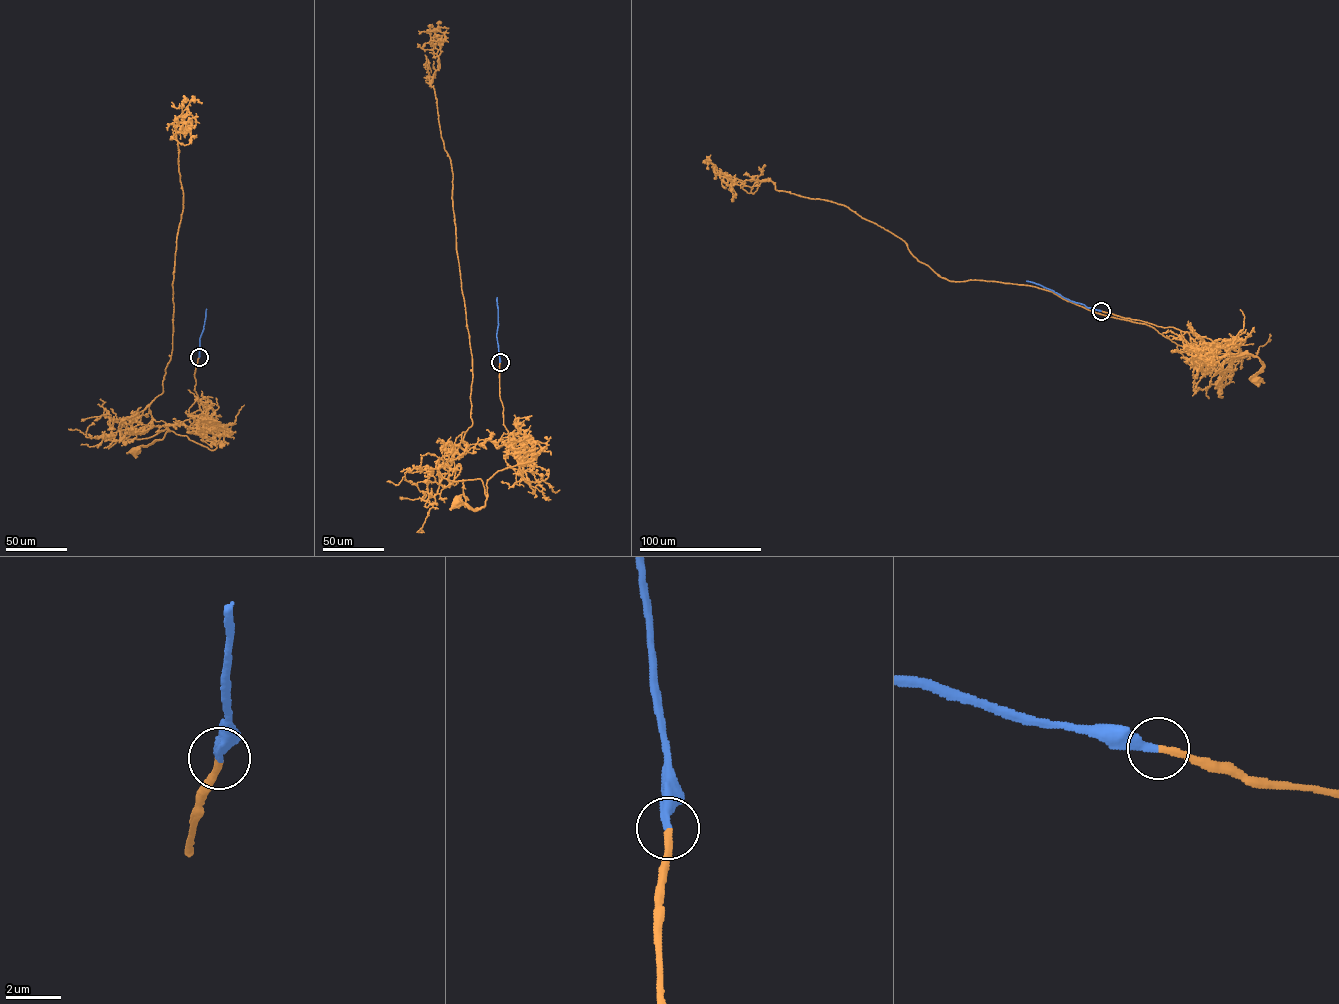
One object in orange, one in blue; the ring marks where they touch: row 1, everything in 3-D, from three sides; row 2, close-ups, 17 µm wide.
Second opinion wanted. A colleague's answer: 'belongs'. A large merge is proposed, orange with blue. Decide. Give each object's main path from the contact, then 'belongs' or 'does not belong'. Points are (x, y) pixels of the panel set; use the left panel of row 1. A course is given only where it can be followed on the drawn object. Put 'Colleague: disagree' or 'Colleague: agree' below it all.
orange via (199, 357), (194, 390), (212, 426), (216, 448), (209, 449), (168, 430), (162, 439), (140, 446), (136, 451) | blue via (199, 357), (206, 309) | belongs
Colleague: agree

